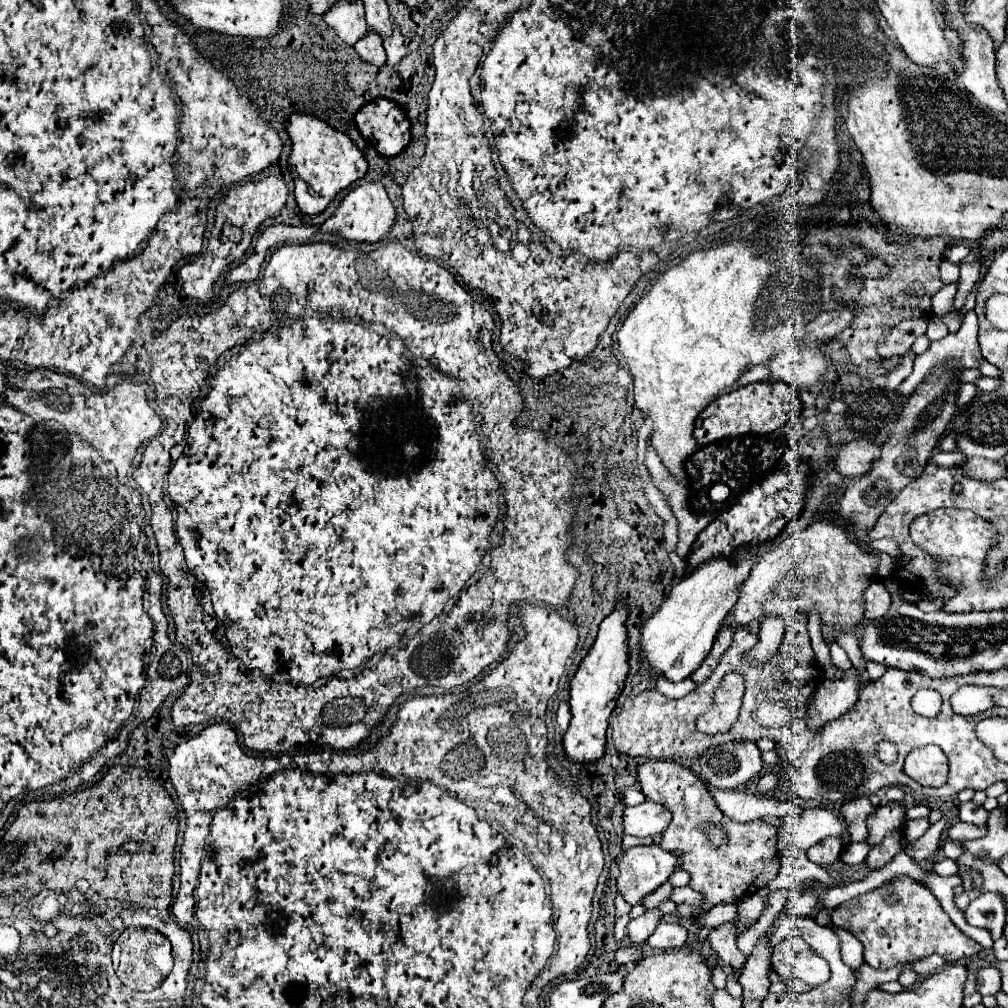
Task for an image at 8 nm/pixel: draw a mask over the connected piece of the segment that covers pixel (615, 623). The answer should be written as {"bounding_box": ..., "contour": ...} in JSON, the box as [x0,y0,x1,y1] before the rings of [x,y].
{"bounding_box":[563,600,629,762],"contour":[[[621,600],[615,610],[601,622],[597,640],[581,660],[575,676],[571,678],[571,724],[563,736],[565,752],[575,762],[595,762],[605,752],[605,730],[615,702],[623,690],[629,672],[629,644],[627,644],[627,622],[629,604]]]}

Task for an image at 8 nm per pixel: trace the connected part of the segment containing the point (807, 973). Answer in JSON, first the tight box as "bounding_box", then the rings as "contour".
{"bounding_box":[773,932,829,986],"contour":[[[797,932],[777,944],[773,952],[773,970],[784,978],[797,978],[811,986],[829,980],[829,966],[819,958]]]}

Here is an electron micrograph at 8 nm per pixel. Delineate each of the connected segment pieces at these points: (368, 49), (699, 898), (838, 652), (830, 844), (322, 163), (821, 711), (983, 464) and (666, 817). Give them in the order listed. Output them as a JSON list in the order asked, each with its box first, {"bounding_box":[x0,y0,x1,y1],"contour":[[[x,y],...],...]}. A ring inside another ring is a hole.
[{"bounding_box":[355,32,387,66],"contour":[[[367,32],[365,40],[359,40],[355,44],[355,52],[361,56],[363,62],[369,62],[373,66],[383,66],[387,56],[381,46],[381,38],[375,32]]]},{"bounding_box":[673,886,703,906],"contour":[[[685,886],[685,888],[675,888],[673,892],[673,900],[677,904],[691,904],[691,906],[701,906],[703,904],[703,894],[695,892],[693,888]]]},{"bounding_box":[831,644,851,670],"contour":[[[831,644],[831,660],[839,670],[849,670],[851,668],[851,660],[847,656],[847,652],[839,646],[839,644]]]},{"bounding_box":[807,836,843,864],"contour":[[[829,836],[829,838],[823,838],[821,842],[817,842],[815,846],[811,846],[807,850],[807,858],[815,864],[833,864],[839,858],[841,848],[843,848],[841,838]]]},{"bounding_box":[285,112,367,216],"contour":[[[293,112],[285,122],[285,130],[293,142],[289,168],[295,182],[295,200],[303,214],[313,216],[323,212],[343,188],[365,176],[367,162],[361,150],[353,144],[353,140],[349,140],[349,136],[337,132],[317,116]]]},{"bounding_box":[807,668,859,730],"contour":[[[851,668],[845,672],[843,680],[825,680],[815,690],[809,706],[807,706],[807,728],[821,730],[827,722],[843,716],[859,696],[859,676],[857,670]]]},{"bounding_box":[961,458,1005,482],"contour":[[[971,458],[965,466],[961,466],[971,478],[979,478],[985,482],[993,482],[1001,476],[1005,476],[1005,468],[1001,468],[1001,462],[991,462],[985,458]]]},{"bounding_box":[623,800,671,836],"contour":[[[645,800],[643,804],[625,808],[623,812],[625,834],[631,834],[631,836],[661,834],[667,830],[669,822],[671,822],[669,808],[653,800]]]}]

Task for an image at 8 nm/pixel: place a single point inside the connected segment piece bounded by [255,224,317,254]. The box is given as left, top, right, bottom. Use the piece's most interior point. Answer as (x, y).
(279, 234)

